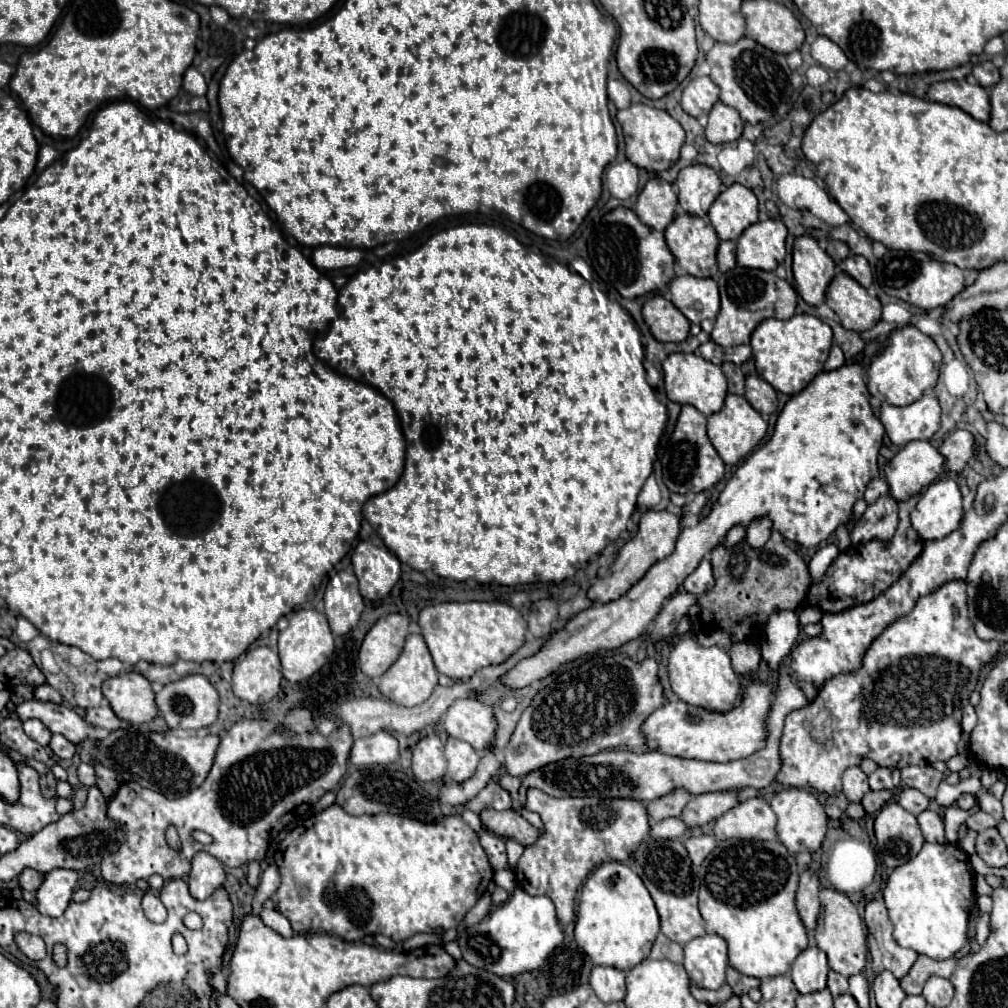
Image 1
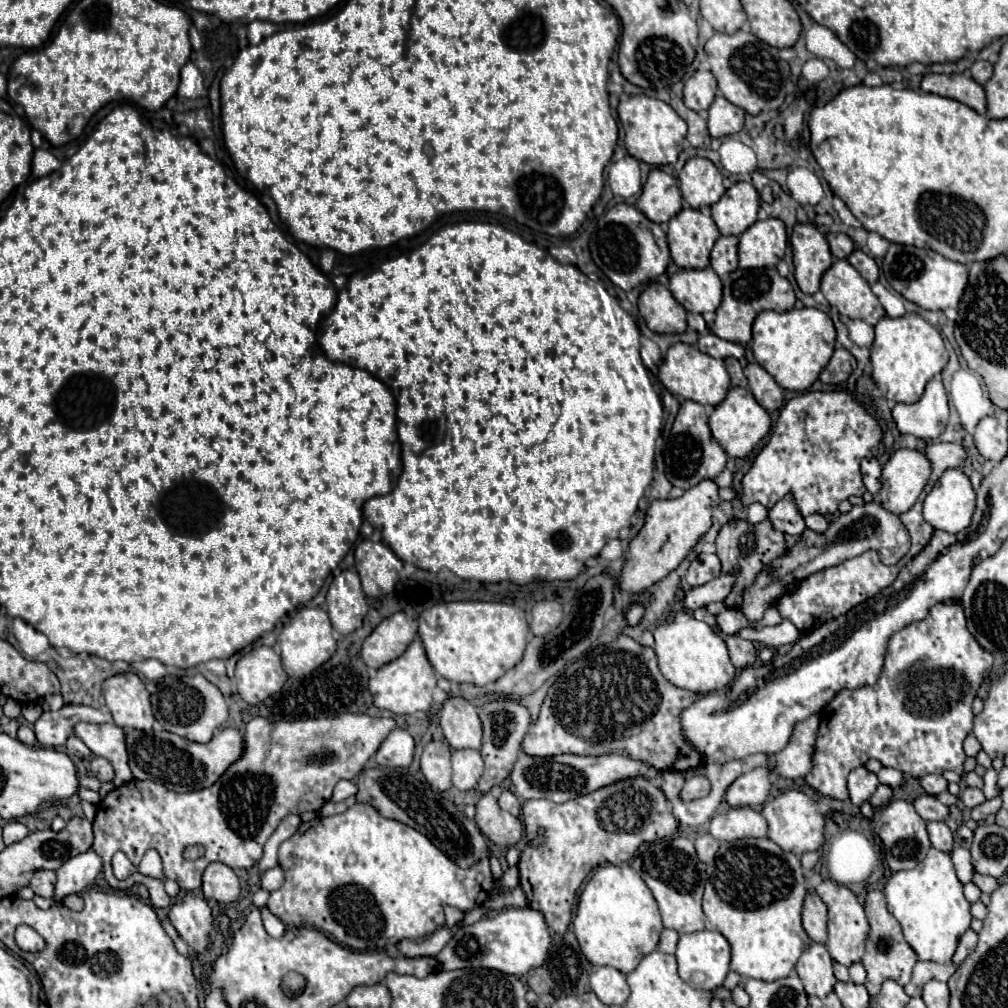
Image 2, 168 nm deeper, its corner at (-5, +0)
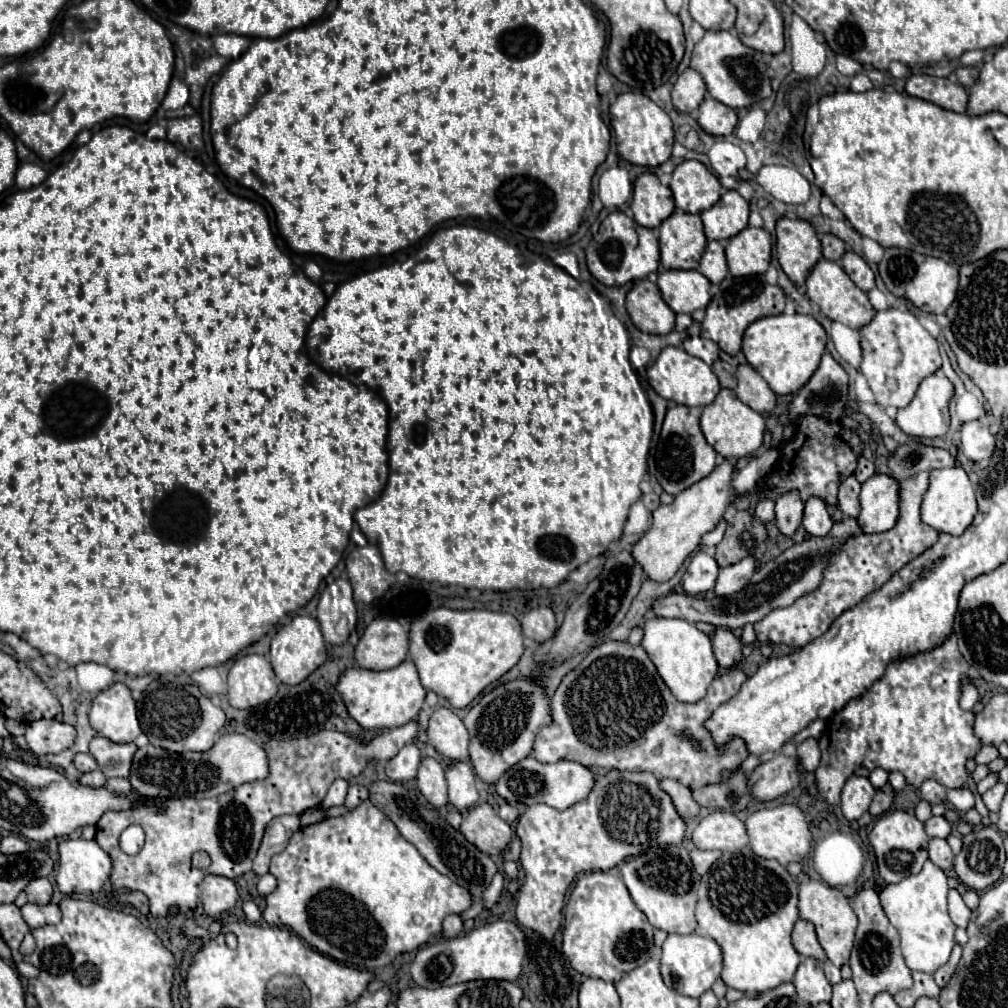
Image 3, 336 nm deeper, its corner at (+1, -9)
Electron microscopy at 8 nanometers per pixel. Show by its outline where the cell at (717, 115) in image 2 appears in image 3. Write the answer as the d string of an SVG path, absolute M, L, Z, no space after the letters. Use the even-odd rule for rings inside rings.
M706 94L704 102L700 104L698 110L700 110L698 124L702 126L702 130L706 134L712 134L712 136L730 136L732 130L736 128L736 122L738 122L736 110L720 104L718 100L714 100L708 94Z

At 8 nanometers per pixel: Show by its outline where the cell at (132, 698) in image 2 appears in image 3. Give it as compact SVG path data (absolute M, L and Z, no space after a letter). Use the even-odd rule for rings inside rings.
M124 682L102 690L90 708L92 728L112 742L132 742L142 734L136 702Z

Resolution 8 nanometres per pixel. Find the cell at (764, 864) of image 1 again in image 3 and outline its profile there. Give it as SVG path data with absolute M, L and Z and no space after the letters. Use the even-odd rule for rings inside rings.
M750 846L738 852L724 852L702 876L702 884L698 890L698 906L696 906L696 920L698 920L698 934L716 940L724 954L724 968L722 980L726 986L736 988L740 992L756 994L772 990L784 982L794 978L794 972L800 964L800 954L794 950L790 934L798 916L798 884L786 870L786 866L778 864L776 860L766 860L754 856Z

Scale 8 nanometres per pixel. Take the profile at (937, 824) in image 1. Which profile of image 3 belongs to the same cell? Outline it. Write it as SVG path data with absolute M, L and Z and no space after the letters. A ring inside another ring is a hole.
M930 838L928 844L928 852L930 852L930 860L942 868L942 870L950 870L954 864L954 854L948 846L948 842L944 838Z

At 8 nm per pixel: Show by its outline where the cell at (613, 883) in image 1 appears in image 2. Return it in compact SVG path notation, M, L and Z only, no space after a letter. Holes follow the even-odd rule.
M626 863L600 867L590 877L580 893L572 925L582 953L592 965L608 965L624 975L636 969L640 959L656 949L662 933L660 913L656 911L652 893L644 887L640 875Z

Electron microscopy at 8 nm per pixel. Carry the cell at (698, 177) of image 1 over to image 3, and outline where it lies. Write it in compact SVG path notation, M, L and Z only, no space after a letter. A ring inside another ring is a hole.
M684 160L672 172L670 190L676 208L690 214L700 214L720 200L722 186L702 162Z

